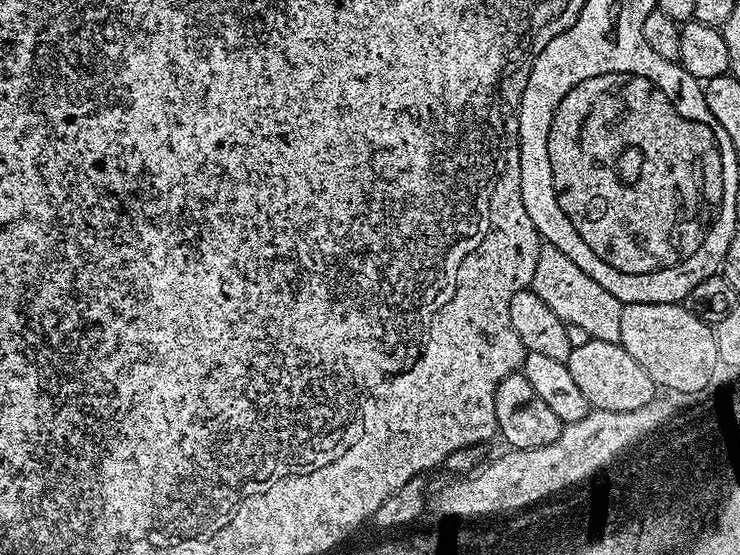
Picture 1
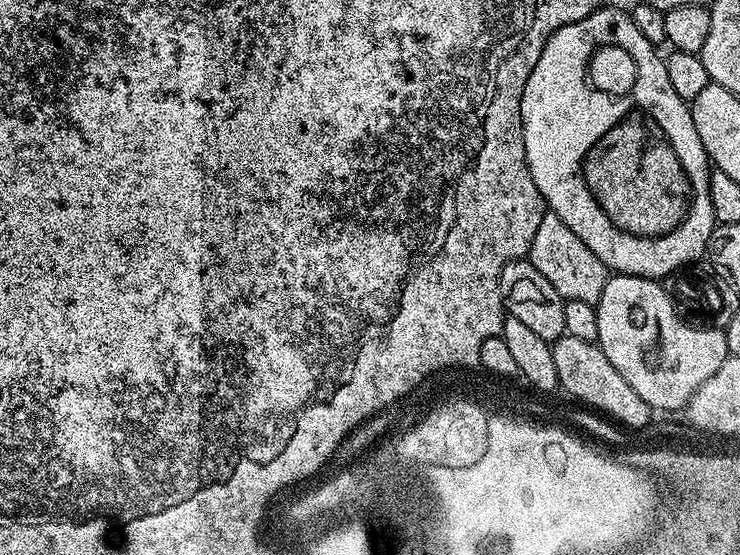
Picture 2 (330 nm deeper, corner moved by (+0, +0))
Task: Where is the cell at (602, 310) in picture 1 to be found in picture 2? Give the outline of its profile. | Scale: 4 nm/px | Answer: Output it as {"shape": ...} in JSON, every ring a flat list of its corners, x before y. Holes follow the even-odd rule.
{"shape":[[545,211,541,224,538,225,538,234,534,234,534,242,530,246,526,259,554,285,554,290,565,300,590,302,596,305,602,298,602,290,609,278,608,267,558,218,554,213]]}

